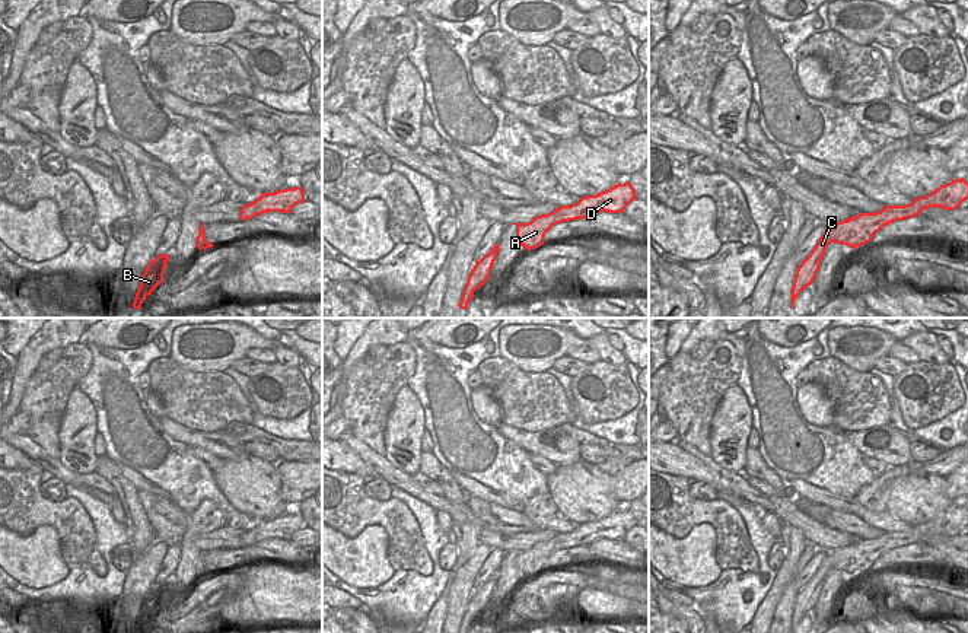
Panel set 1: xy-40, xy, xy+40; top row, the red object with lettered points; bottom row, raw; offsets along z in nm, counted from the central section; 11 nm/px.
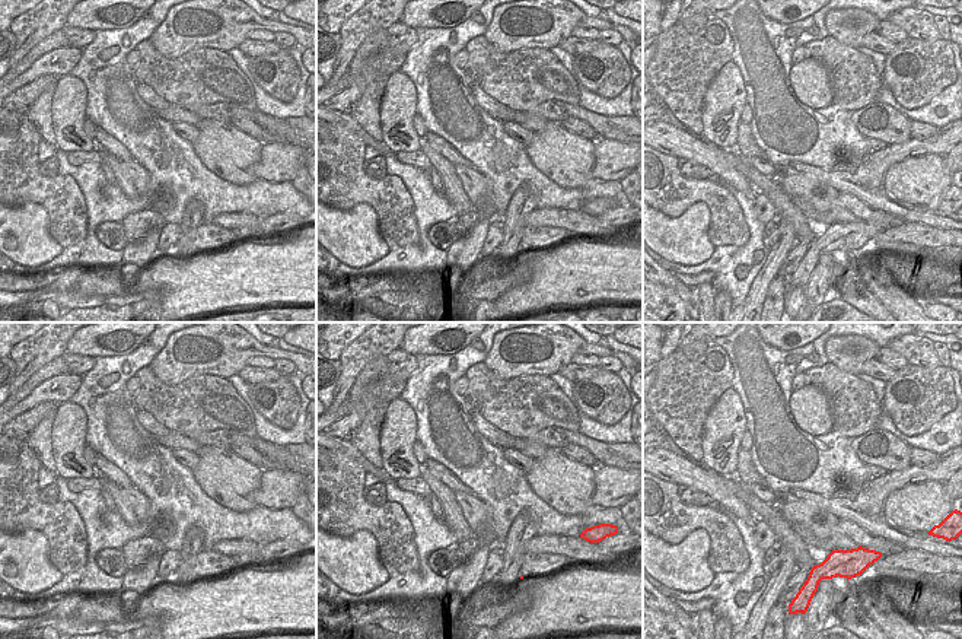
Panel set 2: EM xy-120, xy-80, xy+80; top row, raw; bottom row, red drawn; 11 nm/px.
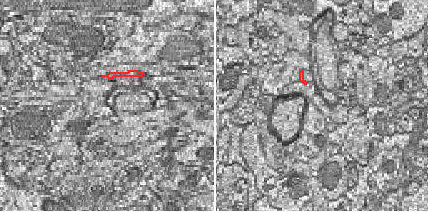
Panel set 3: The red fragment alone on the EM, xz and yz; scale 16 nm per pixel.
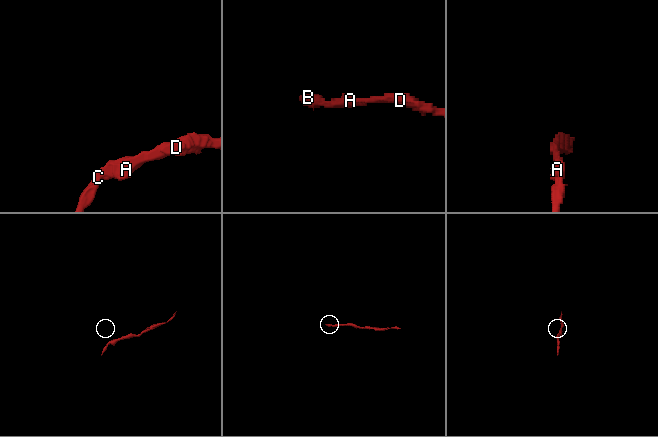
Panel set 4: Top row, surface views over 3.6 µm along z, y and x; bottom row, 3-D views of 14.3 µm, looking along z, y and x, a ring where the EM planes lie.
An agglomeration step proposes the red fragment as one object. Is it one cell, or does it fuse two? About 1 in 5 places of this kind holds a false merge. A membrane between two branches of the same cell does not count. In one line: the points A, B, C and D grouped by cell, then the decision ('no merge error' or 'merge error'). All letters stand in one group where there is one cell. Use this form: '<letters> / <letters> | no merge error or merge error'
A B C D | no merge error

